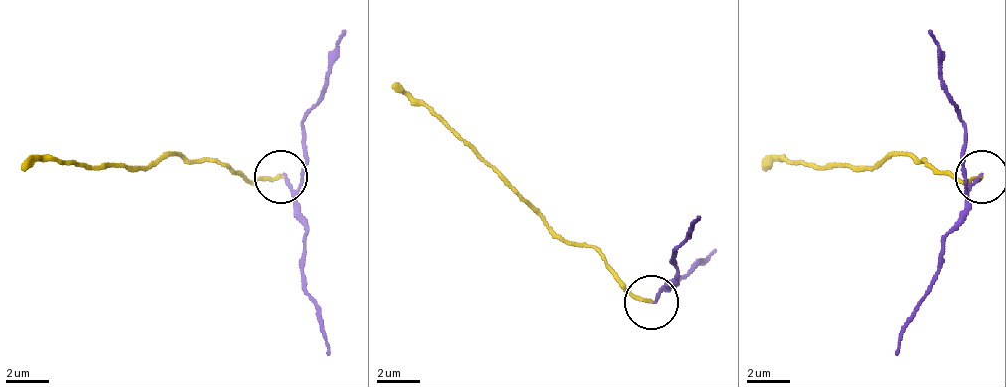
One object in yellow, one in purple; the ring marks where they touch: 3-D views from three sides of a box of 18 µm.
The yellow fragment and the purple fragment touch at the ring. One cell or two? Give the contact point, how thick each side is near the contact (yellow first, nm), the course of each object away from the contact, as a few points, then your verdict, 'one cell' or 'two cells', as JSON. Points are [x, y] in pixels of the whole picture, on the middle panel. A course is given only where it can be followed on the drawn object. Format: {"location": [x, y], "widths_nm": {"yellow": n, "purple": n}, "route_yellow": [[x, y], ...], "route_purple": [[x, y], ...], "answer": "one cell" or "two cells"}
{"location": [651, 302], "widths_nm": {"yellow": 170, "purple": 140}, "route_yellow": [[652, 303], [588, 245], [567, 245], [423, 106], [391, 85]], "route_purple": [[652, 303], [679, 271], [674, 250], [700, 218]], "answer": "two cells"}

